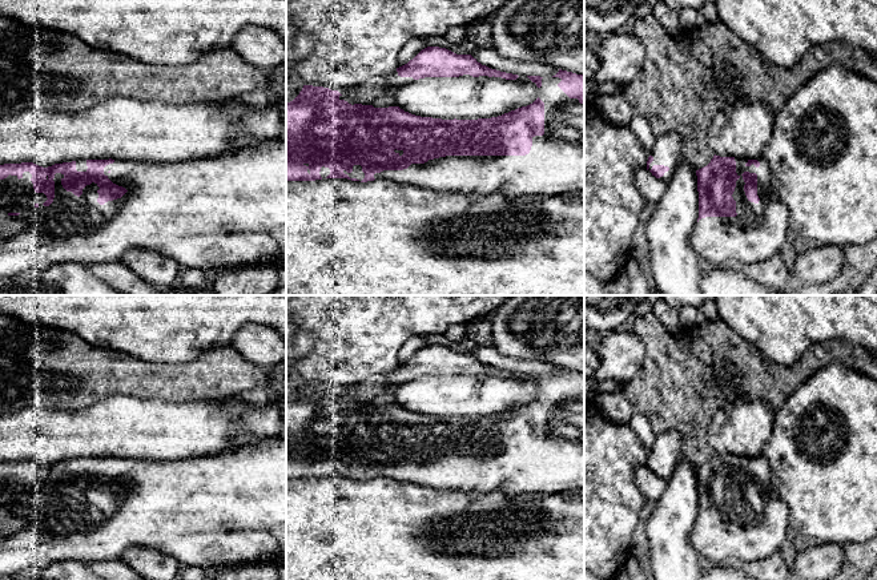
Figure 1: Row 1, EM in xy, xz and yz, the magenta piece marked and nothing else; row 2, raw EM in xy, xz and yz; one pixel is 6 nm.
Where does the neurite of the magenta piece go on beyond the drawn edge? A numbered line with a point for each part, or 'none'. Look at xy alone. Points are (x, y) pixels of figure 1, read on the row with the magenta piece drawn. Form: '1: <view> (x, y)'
1: xy (212, 214)

